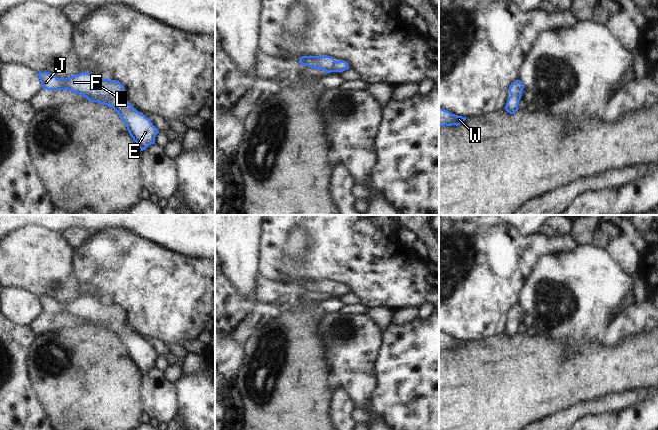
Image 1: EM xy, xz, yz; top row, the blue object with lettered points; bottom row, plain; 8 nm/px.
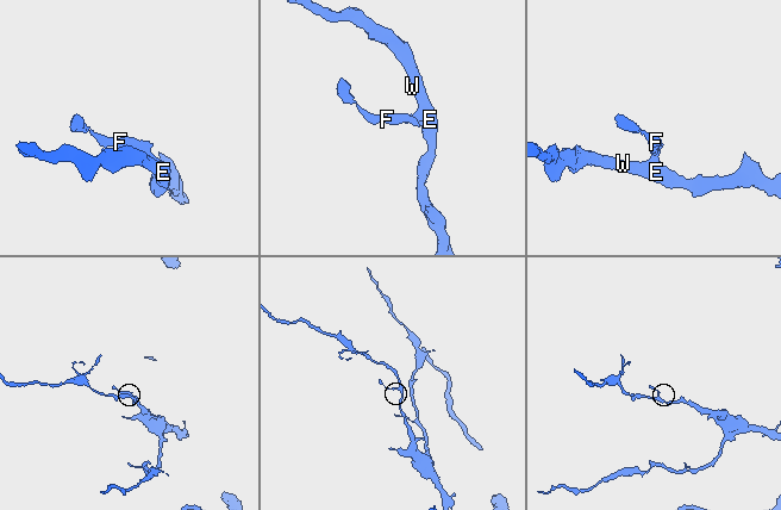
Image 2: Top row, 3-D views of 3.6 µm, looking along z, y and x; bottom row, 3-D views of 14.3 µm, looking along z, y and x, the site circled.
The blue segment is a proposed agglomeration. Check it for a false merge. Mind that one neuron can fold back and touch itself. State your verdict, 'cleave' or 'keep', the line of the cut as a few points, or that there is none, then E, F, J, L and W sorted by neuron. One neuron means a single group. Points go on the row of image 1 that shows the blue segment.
keep; cut none; groups E F J L W

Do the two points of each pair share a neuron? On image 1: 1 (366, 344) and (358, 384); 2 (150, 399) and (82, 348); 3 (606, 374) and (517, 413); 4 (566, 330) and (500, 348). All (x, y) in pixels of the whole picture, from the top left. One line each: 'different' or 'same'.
1: same
2: different
3: same
4: different

